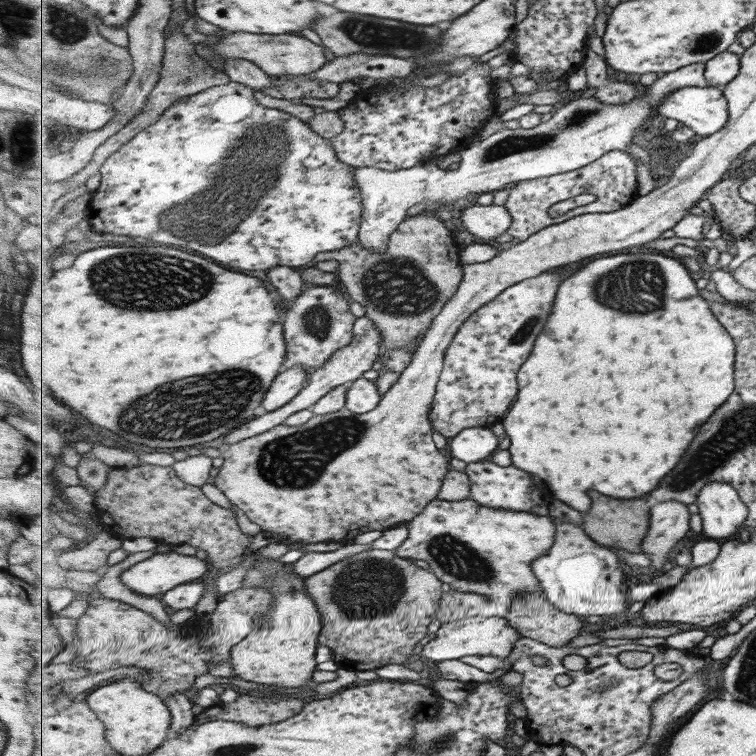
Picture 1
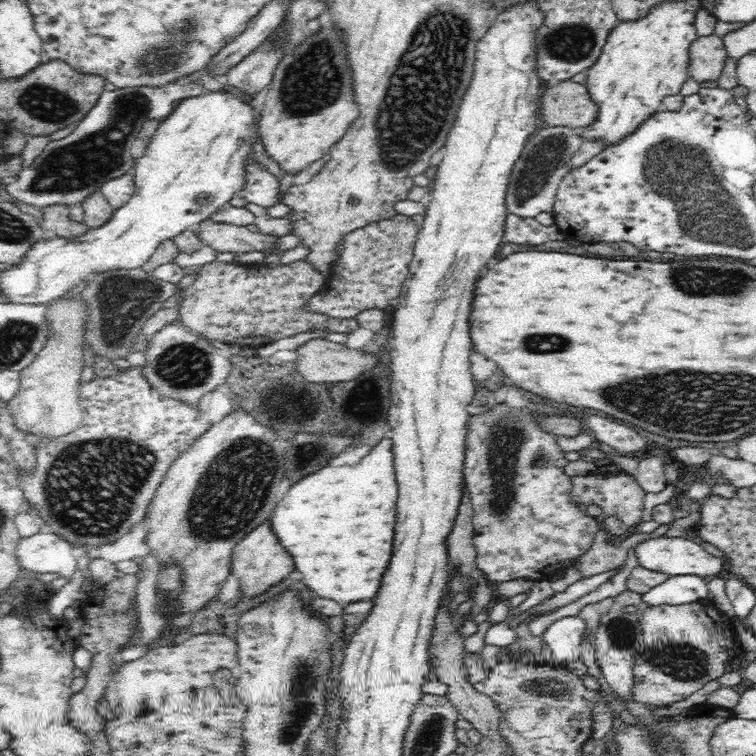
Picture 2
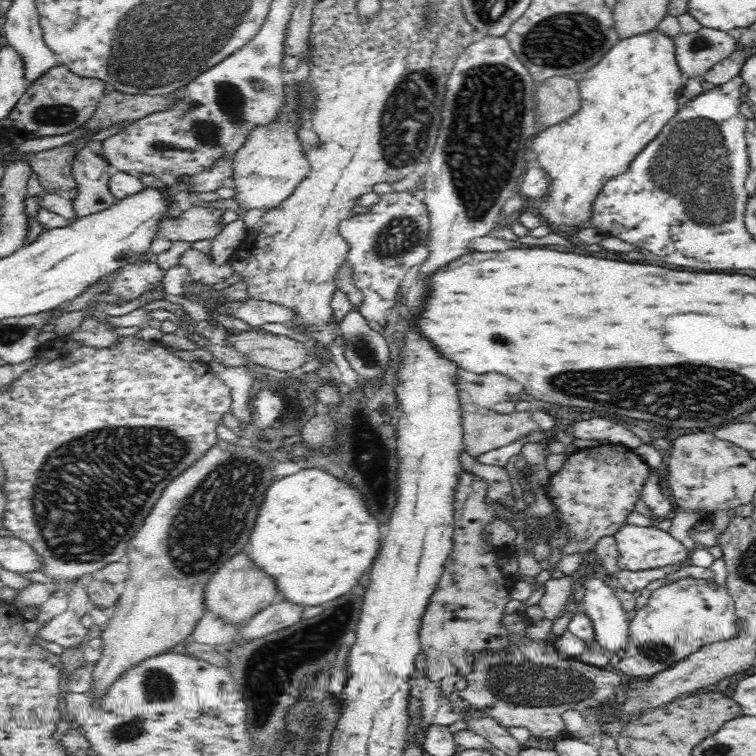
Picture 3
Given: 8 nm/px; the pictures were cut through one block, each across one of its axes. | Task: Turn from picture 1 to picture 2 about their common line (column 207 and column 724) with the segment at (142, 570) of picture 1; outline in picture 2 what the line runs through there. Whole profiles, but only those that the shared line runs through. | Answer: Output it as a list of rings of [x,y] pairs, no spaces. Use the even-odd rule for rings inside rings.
[[[658,537],[656,539],[649,539],[636,546],[635,552],[639,558],[639,565],[648,570],[655,570],[671,577],[682,575],[694,575],[700,578],[706,576],[720,577],[724,576],[724,569],[728,571],[728,566],[725,564],[722,557],[716,557],[709,554],[700,547],[700,540],[698,538],[688,539],[686,537]]]

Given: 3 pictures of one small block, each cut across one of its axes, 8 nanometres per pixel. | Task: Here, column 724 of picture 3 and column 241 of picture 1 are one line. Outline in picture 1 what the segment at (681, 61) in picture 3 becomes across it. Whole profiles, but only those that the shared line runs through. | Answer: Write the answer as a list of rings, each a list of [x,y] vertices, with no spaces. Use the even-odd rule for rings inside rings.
[[[228,33],[222,37],[218,44],[197,44],[197,52],[208,60],[208,63],[218,71],[221,71],[221,63],[218,59],[236,58],[249,59],[260,66],[267,74],[275,79],[294,77],[295,75],[311,74],[325,65],[325,45],[319,46],[300,34],[252,34],[252,33]]]

